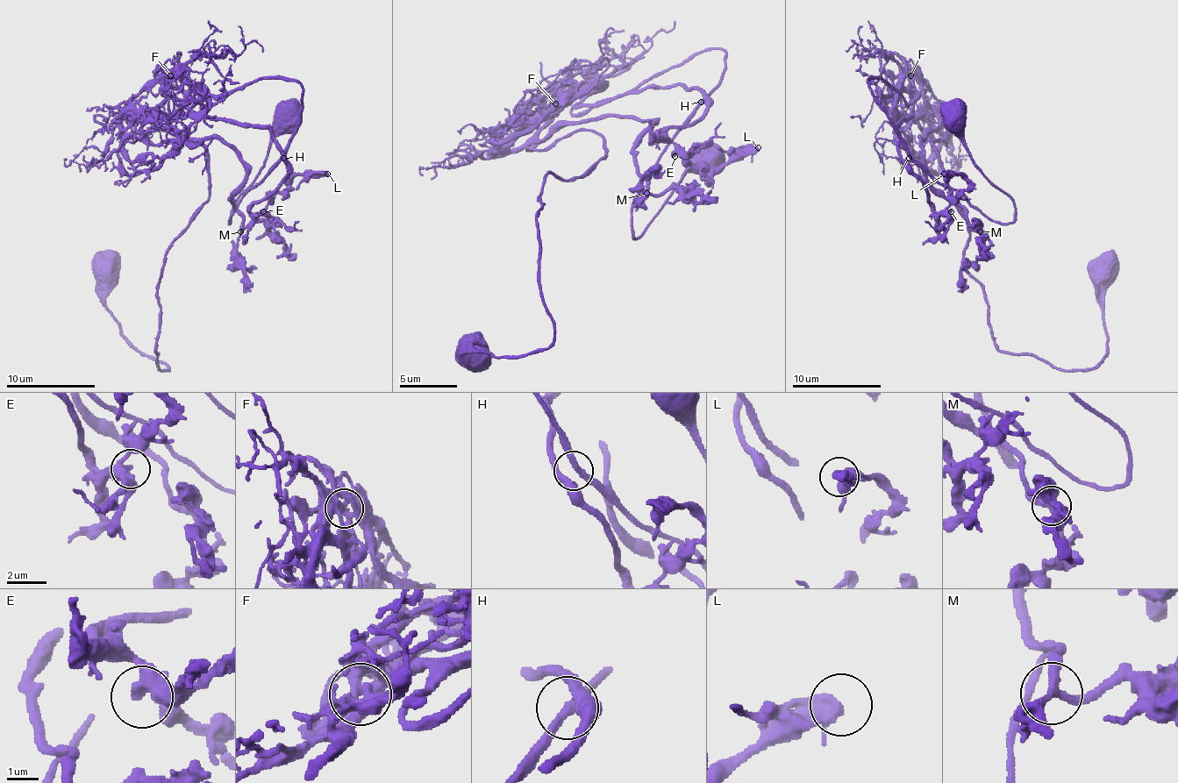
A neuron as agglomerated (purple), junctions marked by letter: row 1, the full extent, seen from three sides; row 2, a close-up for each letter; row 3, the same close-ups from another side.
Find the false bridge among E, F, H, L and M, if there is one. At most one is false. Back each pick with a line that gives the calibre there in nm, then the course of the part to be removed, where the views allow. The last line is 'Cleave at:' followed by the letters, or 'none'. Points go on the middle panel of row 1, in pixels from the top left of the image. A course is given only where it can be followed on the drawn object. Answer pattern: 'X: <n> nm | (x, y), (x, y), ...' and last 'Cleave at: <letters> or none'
F: 420 nm | (554, 104), (681, 84), (703, 96), (640, 188), (631, 210), (638, 238), (687, 173), (717, 165)
Cleave at: F

